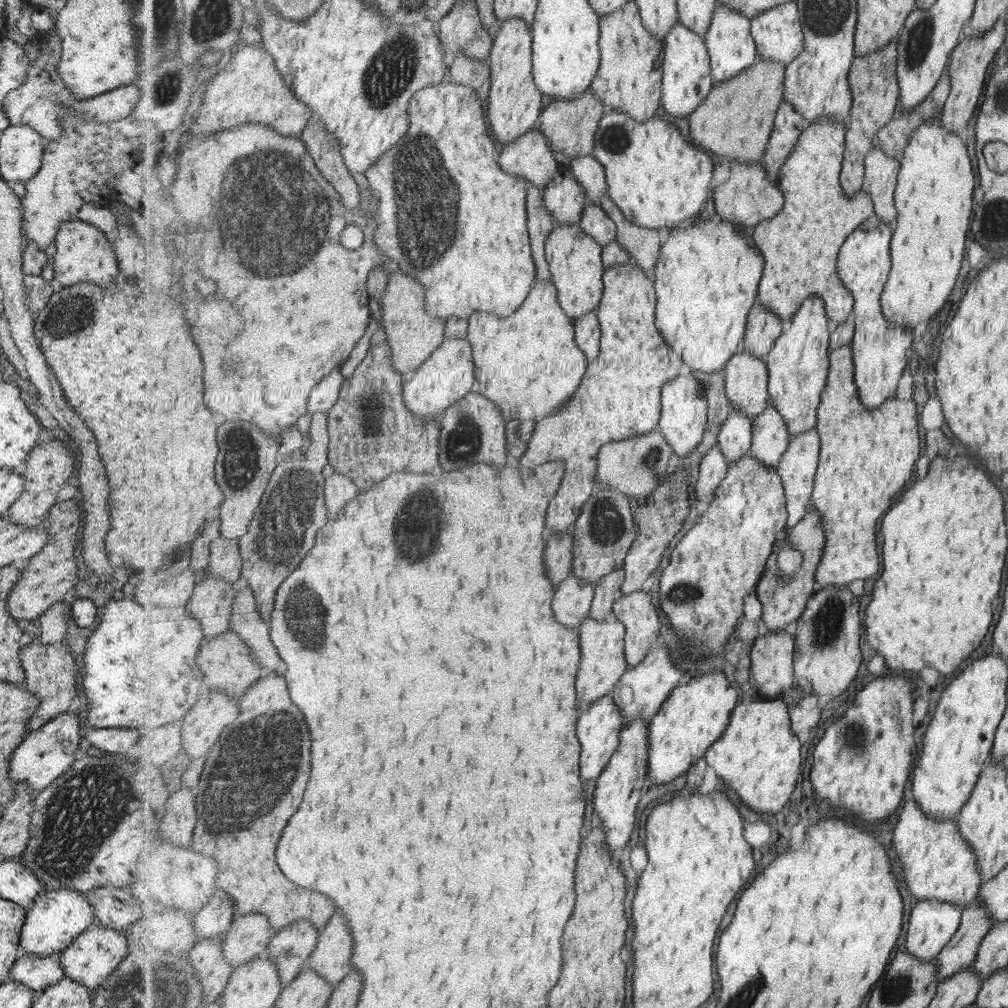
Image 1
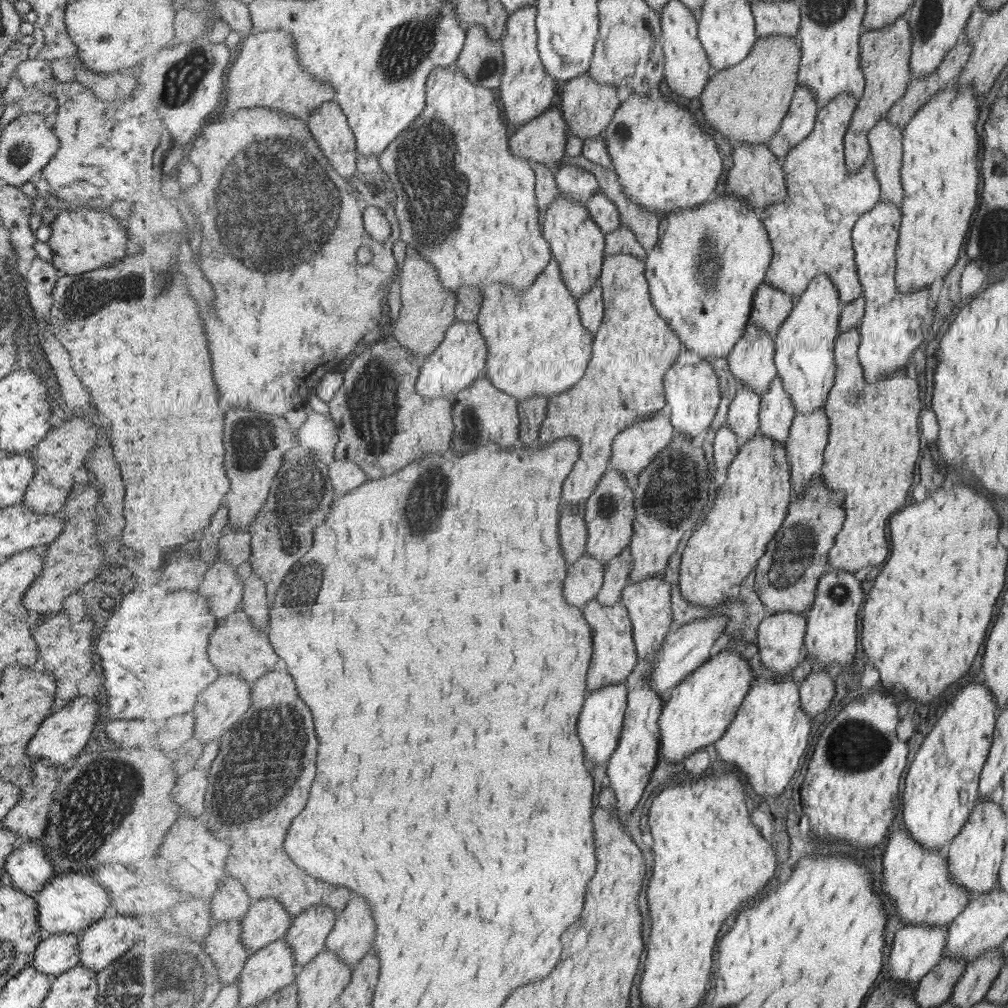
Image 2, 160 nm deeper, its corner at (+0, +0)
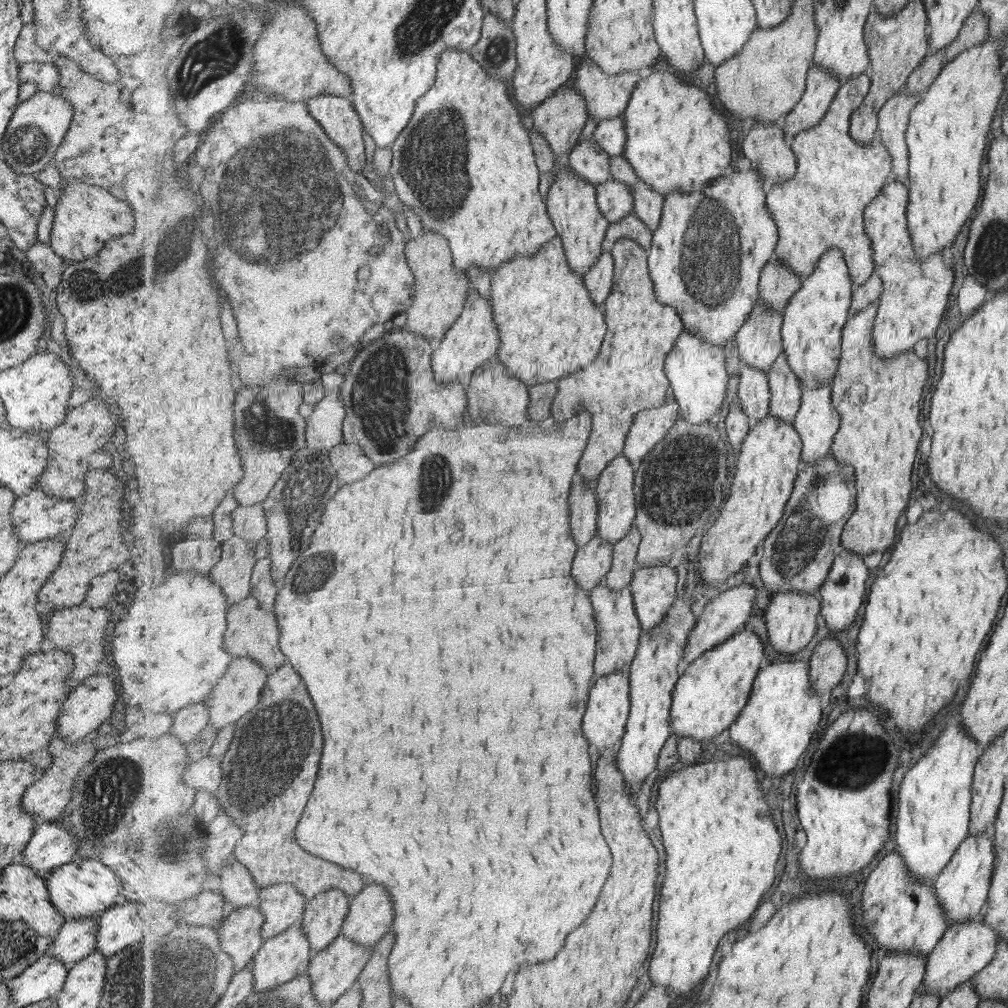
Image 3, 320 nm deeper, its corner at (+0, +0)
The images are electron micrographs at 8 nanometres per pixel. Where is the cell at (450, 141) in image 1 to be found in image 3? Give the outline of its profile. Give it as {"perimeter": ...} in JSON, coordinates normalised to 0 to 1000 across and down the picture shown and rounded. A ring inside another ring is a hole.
{"perimeter":[[[447,49],[441,52],[435,65],[435,77],[431,86],[415,99],[415,106],[412,108],[407,123],[396,135],[392,144],[388,146],[391,153],[388,163],[390,173],[388,175],[392,182],[392,190],[408,206],[412,204],[419,224],[419,231],[432,229],[441,234],[448,246],[452,265],[460,269],[472,264],[489,270],[497,262],[505,260],[511,253],[527,254],[534,251],[541,241],[545,241],[554,233],[551,221],[545,212],[543,201],[537,199],[539,194],[535,190],[536,167],[532,162],[528,137],[525,137],[526,129],[523,129],[523,125],[519,123],[515,107],[511,105],[512,101],[509,101],[509,97],[507,97],[508,93],[503,93],[505,86],[506,84],[501,81],[501,78],[485,72],[485,65],[471,60],[465,50]]]}

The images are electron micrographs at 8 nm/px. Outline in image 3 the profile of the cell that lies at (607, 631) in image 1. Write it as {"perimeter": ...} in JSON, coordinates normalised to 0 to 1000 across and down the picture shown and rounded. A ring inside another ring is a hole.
{"perimeter":[[[599,578],[591,581],[584,589],[586,589],[589,599],[589,610],[593,617],[594,626],[589,674],[614,666],[624,668],[629,653],[633,649],[638,628],[626,582],[622,581],[611,586]]]}

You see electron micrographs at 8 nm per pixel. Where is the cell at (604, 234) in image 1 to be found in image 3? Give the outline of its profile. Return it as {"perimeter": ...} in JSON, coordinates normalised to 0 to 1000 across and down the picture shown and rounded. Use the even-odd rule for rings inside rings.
{"perimeter":[[[608,177],[593,186],[593,203],[606,221],[615,219],[630,206],[627,185]]]}

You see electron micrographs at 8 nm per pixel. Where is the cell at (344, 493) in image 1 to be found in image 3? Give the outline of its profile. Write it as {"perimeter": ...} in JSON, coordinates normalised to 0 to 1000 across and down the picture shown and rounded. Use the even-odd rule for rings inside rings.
{"perimeter":[[[340,438],[331,442],[327,449],[328,462],[332,464],[340,480],[354,478],[368,470],[372,457],[363,451],[361,444],[354,439]]]}

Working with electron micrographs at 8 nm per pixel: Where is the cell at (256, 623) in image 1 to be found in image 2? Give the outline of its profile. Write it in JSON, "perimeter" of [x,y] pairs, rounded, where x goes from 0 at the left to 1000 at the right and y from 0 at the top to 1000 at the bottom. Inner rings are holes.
{"perimeter":[[[249,569],[243,574],[242,582],[242,594],[239,605],[250,611],[251,617],[255,619],[255,622],[267,625],[265,623],[267,607],[271,605],[267,603],[268,593],[266,592],[264,577],[255,569]]]}

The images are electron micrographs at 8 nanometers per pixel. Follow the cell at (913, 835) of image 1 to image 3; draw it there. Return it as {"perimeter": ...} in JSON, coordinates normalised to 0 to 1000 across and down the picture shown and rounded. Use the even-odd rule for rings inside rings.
{"perimeter":[[[890,843],[872,854],[856,884],[853,899],[856,921],[879,945],[909,944],[921,948],[938,929],[942,917],[932,894],[928,875],[922,877],[919,873],[911,873],[903,863]]]}

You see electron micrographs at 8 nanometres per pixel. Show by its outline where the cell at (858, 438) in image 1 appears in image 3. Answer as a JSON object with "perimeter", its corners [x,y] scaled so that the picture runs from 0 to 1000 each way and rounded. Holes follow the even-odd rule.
{"perimeter":[[[872,300],[864,301],[857,308],[844,313],[835,333],[835,353],[832,368],[825,377],[825,394],[828,407],[835,414],[834,425],[828,432],[825,448],[833,459],[844,461],[849,466],[849,507],[840,517],[836,527],[836,540],[839,545],[855,553],[866,548],[878,548],[890,536],[890,516],[896,514],[904,496],[906,486],[906,460],[910,456],[916,437],[915,393],[922,377],[920,355],[910,353],[906,346],[888,355],[872,355],[868,351],[867,323],[871,313]]]}

